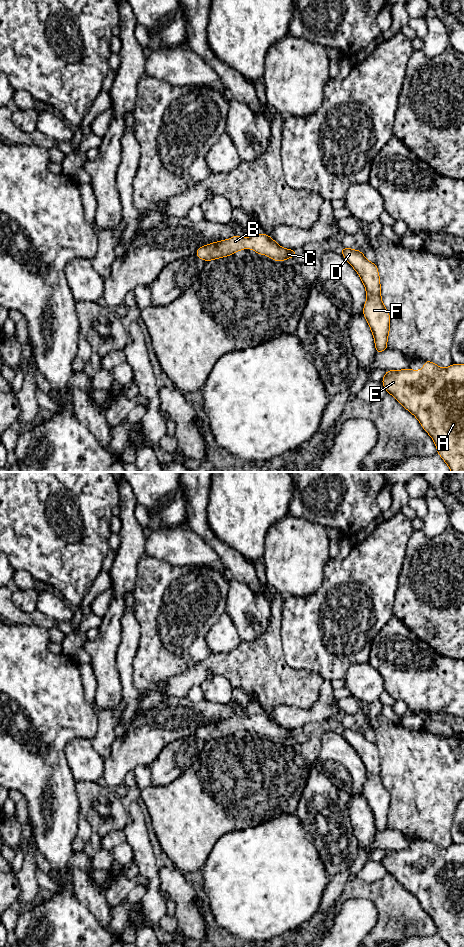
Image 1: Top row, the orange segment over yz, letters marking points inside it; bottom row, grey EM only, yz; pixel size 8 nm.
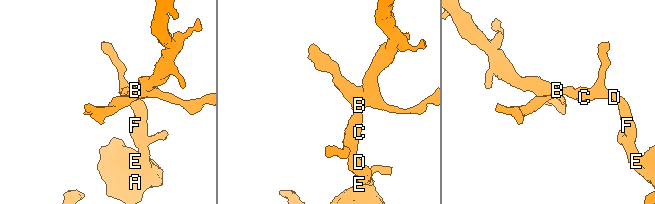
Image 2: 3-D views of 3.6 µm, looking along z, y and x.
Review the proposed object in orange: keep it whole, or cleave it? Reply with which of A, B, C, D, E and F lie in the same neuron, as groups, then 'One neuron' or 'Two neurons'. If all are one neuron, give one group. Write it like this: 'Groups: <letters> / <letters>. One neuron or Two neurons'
Groups: A B C D E F. One neuron

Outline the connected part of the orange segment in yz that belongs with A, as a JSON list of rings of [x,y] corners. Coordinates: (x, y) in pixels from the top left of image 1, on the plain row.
[[[425,840],[423,850],[386,850],[381,863],[387,873],[393,875],[406,890],[418,899],[435,922],[437,932],[446,944],[449,947],[464,947],[464,844],[453,843],[444,849]]]

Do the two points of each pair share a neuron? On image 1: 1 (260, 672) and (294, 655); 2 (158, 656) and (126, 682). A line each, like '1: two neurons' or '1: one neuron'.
1: two neurons
2: two neurons

